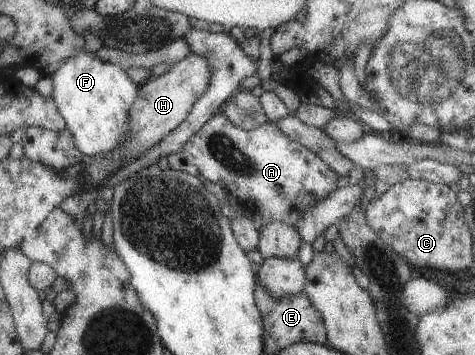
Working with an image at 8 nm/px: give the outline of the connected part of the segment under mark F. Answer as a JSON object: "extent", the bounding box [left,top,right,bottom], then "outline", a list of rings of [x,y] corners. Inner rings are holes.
{"extent":[49,49,138,158],"outline":[[[80,49],[75,55],[64,59],[58,69],[49,75],[52,81],[51,97],[84,158],[111,151],[123,143],[130,131],[128,115],[138,91],[121,68],[111,65],[111,62],[103,63],[94,52]]]}

